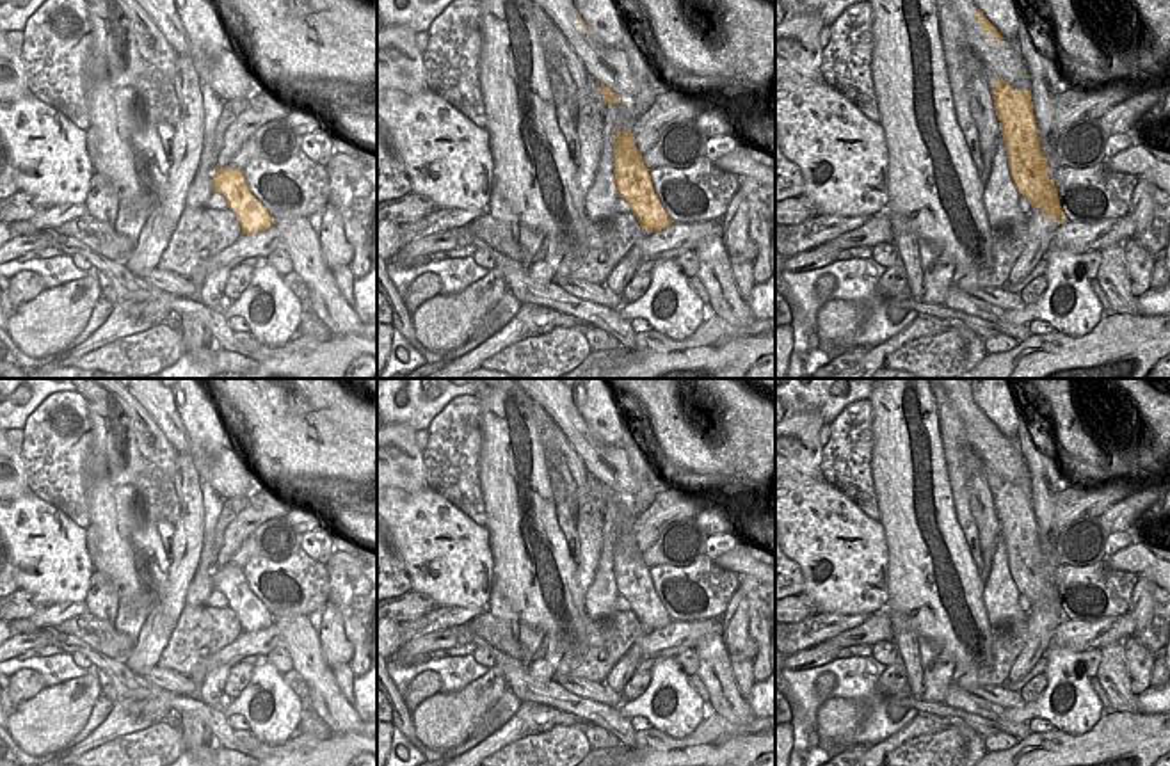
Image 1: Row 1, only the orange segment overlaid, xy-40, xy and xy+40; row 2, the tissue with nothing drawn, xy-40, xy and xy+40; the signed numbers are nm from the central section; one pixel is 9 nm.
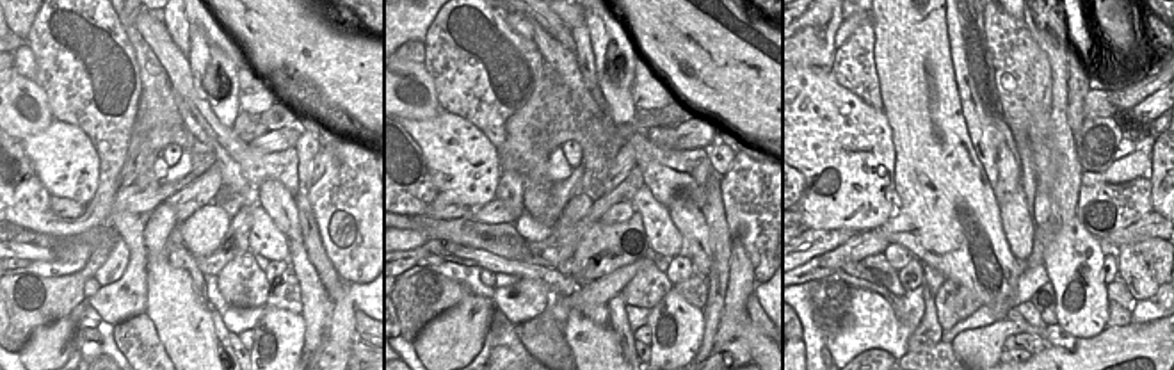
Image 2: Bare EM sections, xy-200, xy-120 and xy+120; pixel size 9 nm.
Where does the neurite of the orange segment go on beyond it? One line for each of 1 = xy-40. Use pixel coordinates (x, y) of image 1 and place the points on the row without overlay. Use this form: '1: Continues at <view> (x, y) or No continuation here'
1: No continuation here

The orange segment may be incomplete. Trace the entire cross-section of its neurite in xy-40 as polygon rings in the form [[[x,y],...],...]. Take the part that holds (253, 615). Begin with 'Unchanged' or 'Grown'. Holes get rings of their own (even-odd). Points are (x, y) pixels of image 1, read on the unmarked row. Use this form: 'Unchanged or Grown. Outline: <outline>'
Unchanged. Outline: [[[228,563],[217,567],[213,571],[213,588],[226,595],[228,606],[236,613],[244,633],[252,633],[272,626],[272,615],[251,592],[242,567],[233,567]]]

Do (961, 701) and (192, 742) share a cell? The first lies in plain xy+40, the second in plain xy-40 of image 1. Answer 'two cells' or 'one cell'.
two cells

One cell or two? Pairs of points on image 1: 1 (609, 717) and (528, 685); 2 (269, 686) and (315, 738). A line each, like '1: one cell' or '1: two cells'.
1: one cell
2: two cells

